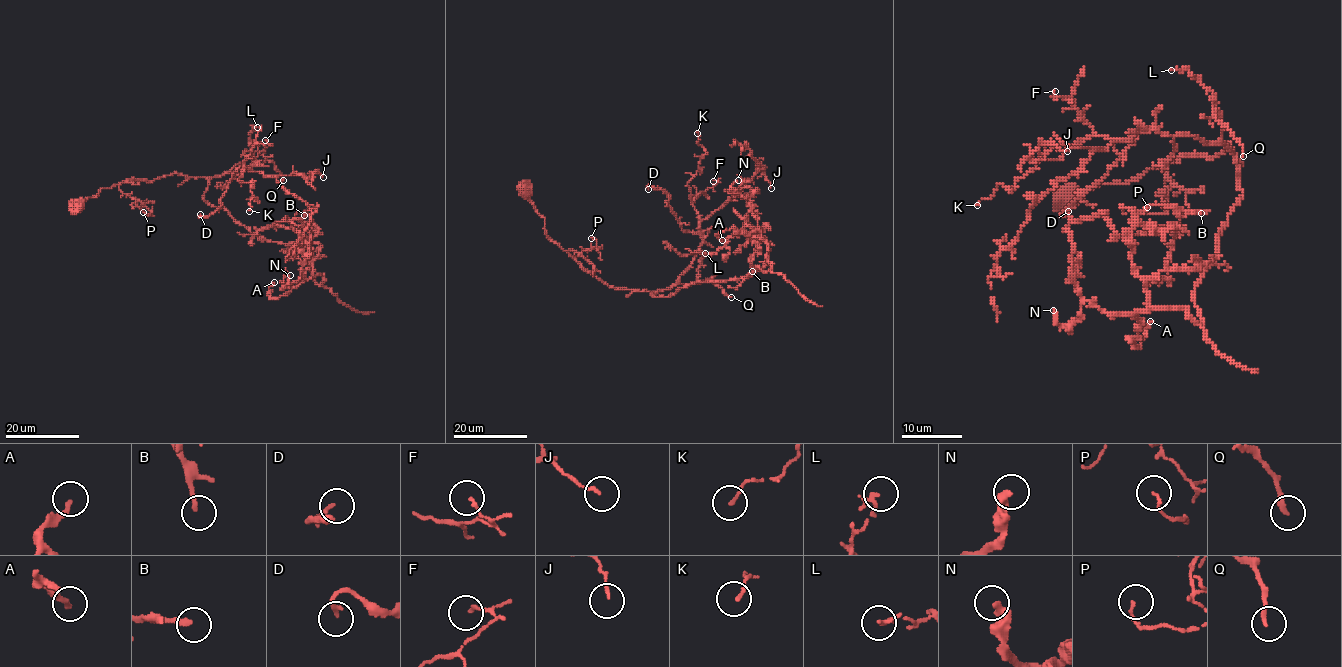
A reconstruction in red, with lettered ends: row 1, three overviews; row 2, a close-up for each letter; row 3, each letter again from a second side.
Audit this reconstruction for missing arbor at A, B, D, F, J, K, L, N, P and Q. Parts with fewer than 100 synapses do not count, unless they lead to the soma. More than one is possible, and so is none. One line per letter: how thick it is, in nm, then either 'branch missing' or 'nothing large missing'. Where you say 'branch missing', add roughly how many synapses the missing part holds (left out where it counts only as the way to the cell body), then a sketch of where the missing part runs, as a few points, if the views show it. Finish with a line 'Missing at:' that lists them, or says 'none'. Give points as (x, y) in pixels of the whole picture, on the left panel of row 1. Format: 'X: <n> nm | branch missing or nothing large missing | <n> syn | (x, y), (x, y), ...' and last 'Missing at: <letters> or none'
A: 200 nm | nothing large missing
B: 200 nm | nothing large missing
D: 160 nm | nothing large missing
F: 130 nm | nothing large missing
J: 110 nm | nothing large missing
K: 140 nm | nothing large missing
L: 180 nm | nothing large missing
N: 340 nm | nothing large missing
P: 100 nm | nothing large missing
Q: 190 nm | nothing large missing
Missing at: none

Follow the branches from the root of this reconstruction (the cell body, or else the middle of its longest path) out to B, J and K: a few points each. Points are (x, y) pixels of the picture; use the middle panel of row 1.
B: (525, 190), (545, 233), (611, 287), (671, 296), (751, 275), (768, 256), (752, 228), (763, 228), (752, 271)
J: (525, 190), (545, 233), (585, 269), (611, 287), (662, 291), (690, 265), (703, 219), (759, 170), (771, 188)
K: (525, 190), (545, 233), (585, 269), (611, 287), (668, 290), (702, 241), (687, 185), (706, 153), (697, 133)

